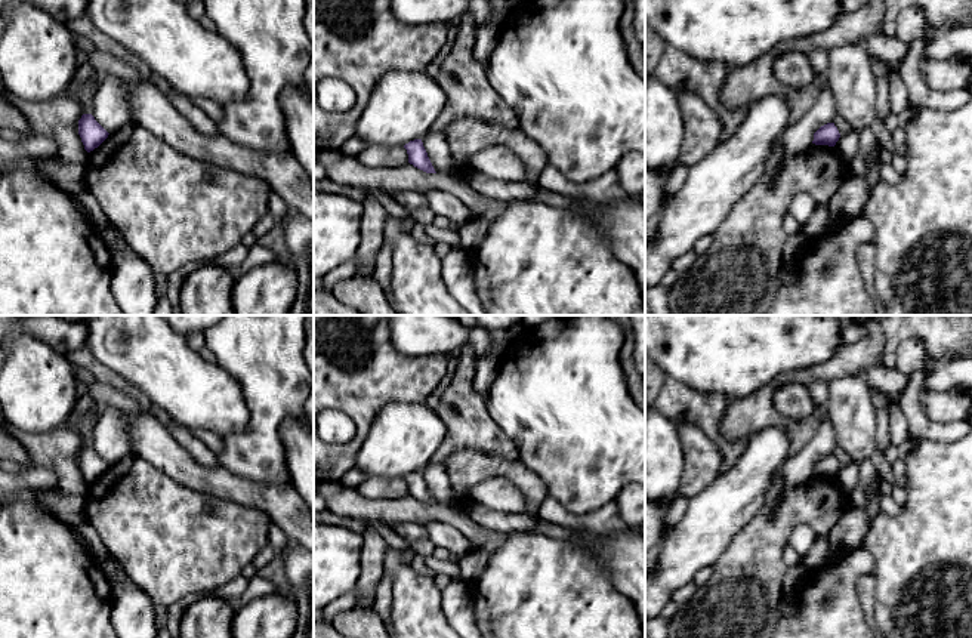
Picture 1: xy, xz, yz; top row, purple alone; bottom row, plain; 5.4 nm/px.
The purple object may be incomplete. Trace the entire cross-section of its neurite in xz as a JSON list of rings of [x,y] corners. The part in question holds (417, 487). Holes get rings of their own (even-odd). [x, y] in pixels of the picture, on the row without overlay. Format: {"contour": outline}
{"contour": [[[422,471],[410,472],[404,477],[404,480],[407,481],[410,496],[426,505],[436,505],[428,488]]]}

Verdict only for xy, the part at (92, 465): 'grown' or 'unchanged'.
unchanged

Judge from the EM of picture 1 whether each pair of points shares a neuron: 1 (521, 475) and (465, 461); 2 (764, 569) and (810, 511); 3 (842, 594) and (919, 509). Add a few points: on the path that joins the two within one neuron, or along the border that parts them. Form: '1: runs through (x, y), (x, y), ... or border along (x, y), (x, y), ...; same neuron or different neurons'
1: runs through (508, 469), (478, 467); same neuron
2: runs through (764, 552), (764, 546), (793, 517); same neuron
3: border along (863, 545), (873, 560), (875, 572); different neurons

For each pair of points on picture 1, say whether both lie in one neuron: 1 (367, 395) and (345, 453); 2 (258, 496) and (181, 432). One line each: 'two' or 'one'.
1: one
2: two

